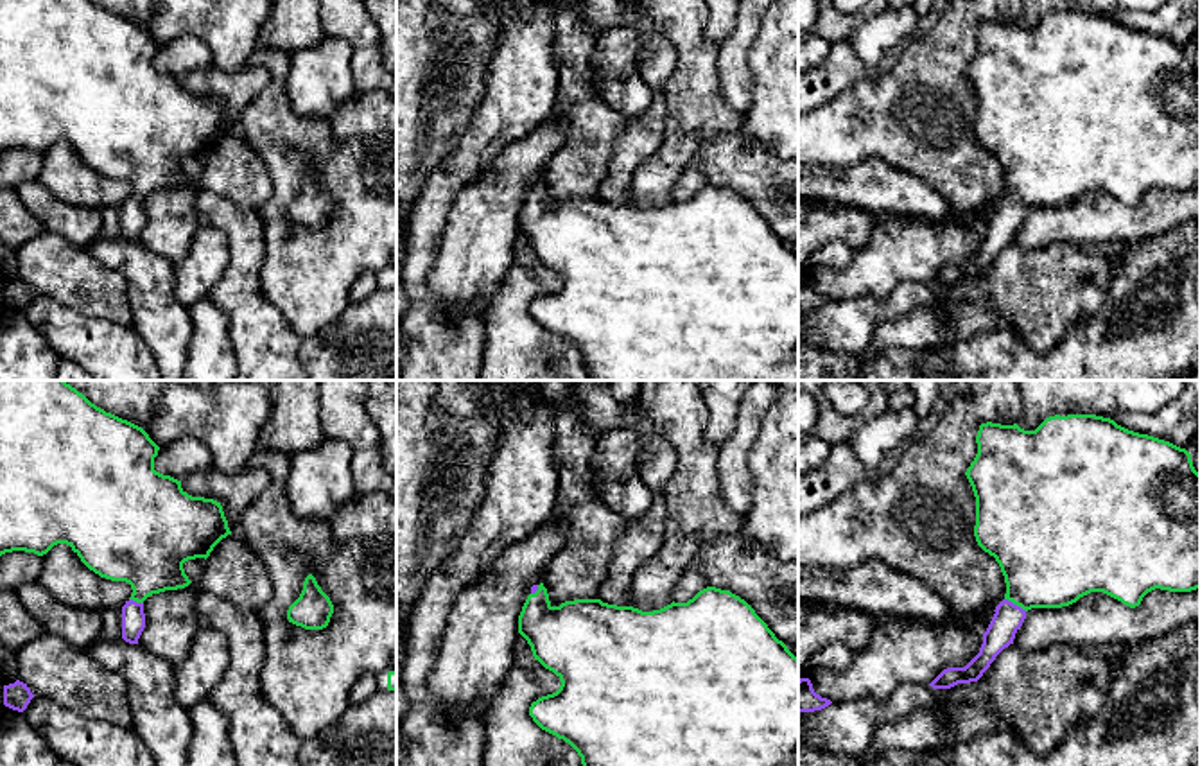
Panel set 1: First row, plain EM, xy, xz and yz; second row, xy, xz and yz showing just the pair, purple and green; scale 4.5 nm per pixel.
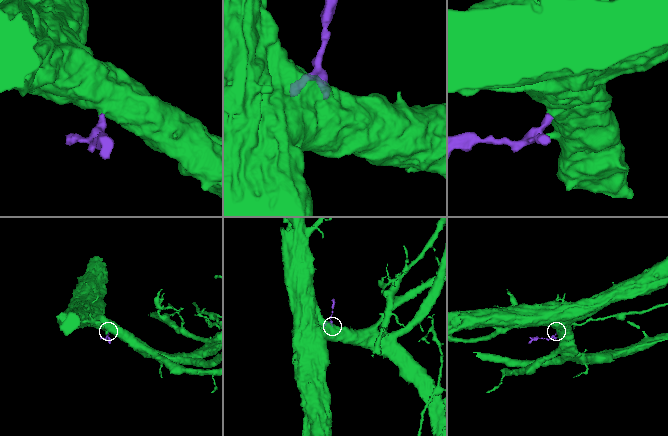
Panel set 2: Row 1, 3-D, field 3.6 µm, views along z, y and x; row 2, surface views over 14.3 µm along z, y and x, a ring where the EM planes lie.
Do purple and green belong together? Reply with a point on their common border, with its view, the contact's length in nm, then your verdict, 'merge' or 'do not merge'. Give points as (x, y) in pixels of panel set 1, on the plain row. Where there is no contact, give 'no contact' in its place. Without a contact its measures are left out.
meets purple in yz at (1016, 203); contact 120 nm long; merge

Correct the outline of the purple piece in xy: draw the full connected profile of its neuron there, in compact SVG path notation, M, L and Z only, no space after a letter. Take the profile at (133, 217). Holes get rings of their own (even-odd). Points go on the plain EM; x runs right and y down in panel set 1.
M0 0L0 154L13 149L43 154L66 142L100 176L129 181L133 192L122 205L122 237L129 242L138 242L145 226L143 199L188 185L183 161L206 158L231 133L221 100L192 95L181 79L154 68L158 48L142 25L91 0Z

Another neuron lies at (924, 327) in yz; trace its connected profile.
M987 301L954 305L951 319L952 328L947 330L938 307L920 307L902 319L879 325L872 335L872 344L879 350L890 346L911 350L938 348L943 343L956 344L1001 325L1001 318L990 310Z

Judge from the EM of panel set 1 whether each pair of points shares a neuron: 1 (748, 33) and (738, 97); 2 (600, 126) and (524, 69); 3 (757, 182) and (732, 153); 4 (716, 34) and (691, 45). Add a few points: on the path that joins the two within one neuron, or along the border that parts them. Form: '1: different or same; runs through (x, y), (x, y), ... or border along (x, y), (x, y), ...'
1: same; runs through (738, 49), (738, 81)
2: different; border along (553, 52), (556, 104)
3: same; runs through (752, 174), (738, 160)
4: different; border along (707, 18), (704, 36), (718, 45)

